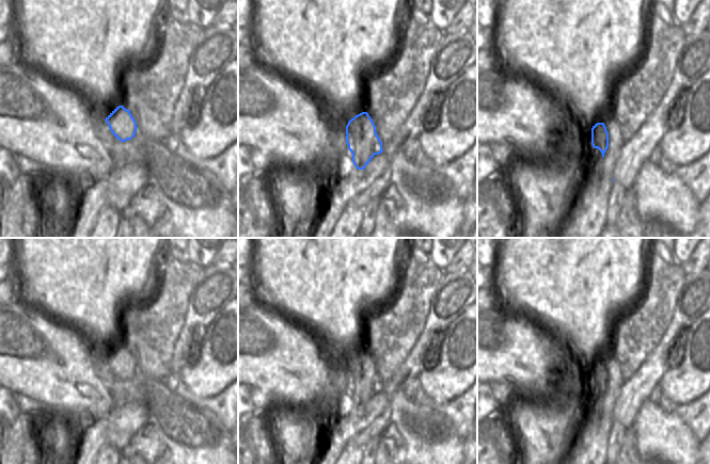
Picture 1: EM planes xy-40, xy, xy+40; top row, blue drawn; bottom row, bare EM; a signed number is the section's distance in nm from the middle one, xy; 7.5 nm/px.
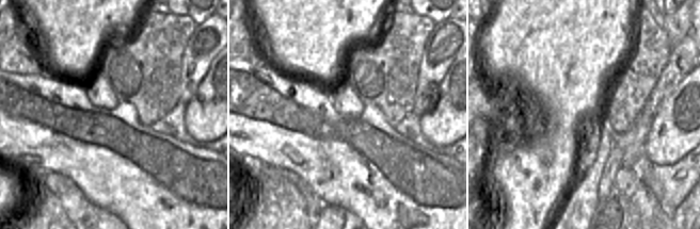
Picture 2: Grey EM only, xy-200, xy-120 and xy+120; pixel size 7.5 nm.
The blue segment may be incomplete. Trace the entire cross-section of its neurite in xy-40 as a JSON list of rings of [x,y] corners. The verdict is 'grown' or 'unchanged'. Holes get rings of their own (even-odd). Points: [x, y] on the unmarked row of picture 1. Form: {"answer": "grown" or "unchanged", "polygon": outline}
{"answer": "unchanged", "polygon": [[[124,345],[116,346],[105,359],[113,374],[121,381],[131,379],[137,371],[137,361]]]}

